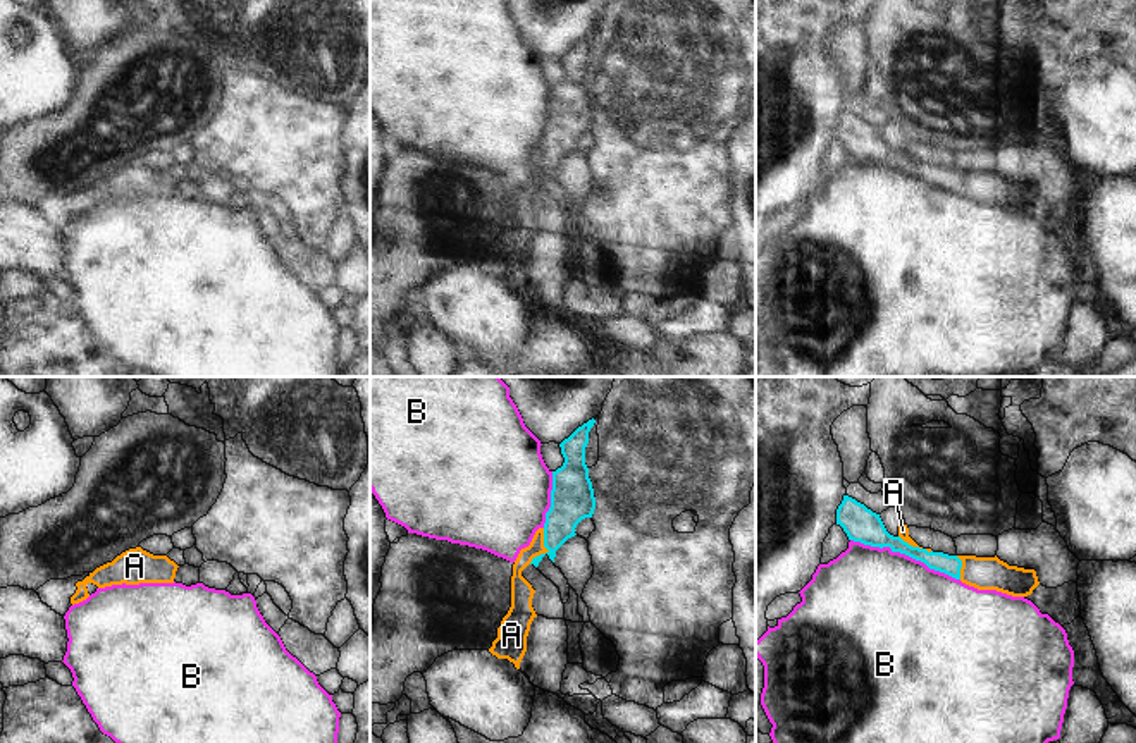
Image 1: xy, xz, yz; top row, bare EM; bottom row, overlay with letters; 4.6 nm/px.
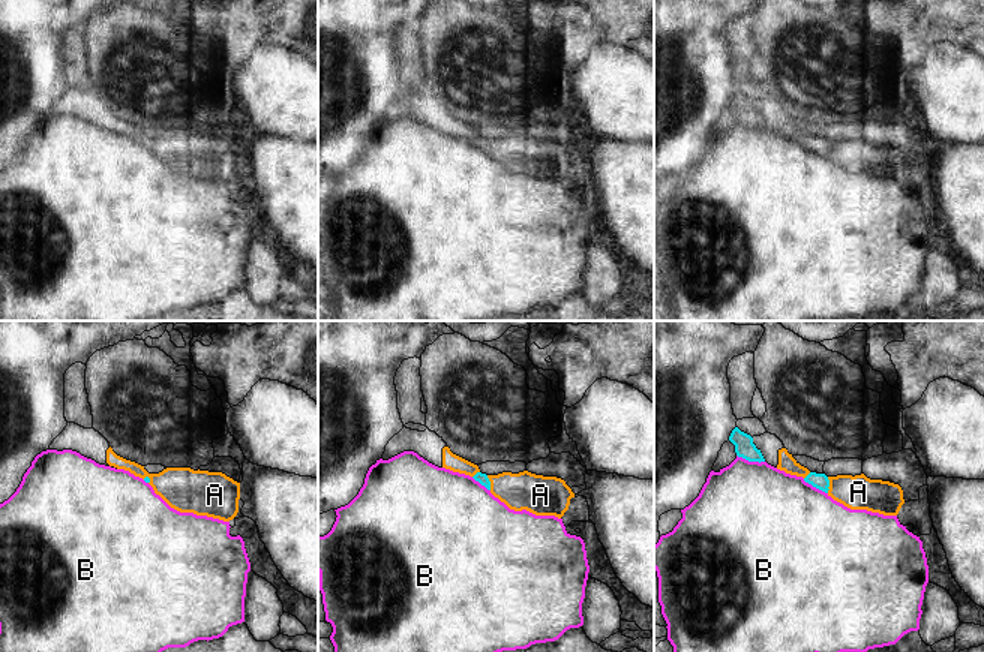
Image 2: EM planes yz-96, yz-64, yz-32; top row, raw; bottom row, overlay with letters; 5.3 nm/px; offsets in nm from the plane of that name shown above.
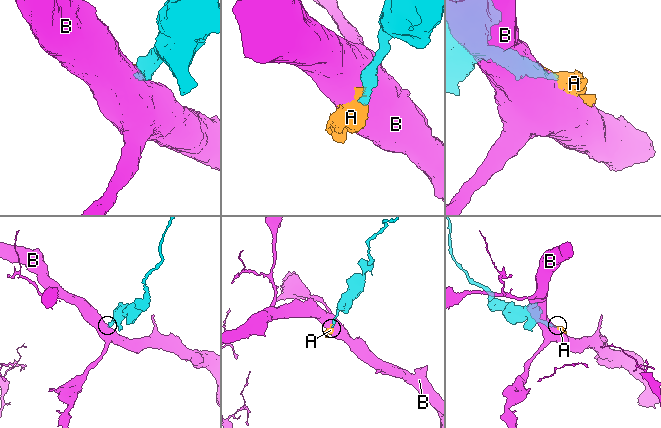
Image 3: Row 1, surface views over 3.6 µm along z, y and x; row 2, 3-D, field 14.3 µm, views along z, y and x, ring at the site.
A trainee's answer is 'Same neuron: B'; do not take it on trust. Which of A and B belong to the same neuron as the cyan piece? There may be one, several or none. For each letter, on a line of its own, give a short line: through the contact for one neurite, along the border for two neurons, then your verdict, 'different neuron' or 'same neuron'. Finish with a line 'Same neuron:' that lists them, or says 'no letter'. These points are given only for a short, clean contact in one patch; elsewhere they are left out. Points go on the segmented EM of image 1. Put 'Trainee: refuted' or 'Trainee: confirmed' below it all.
A: line xz (572, 501), (546, 547), (518, 566), (522, 592); same neuron
B: different neuron
Same neuron: A
Trainee: refuted

